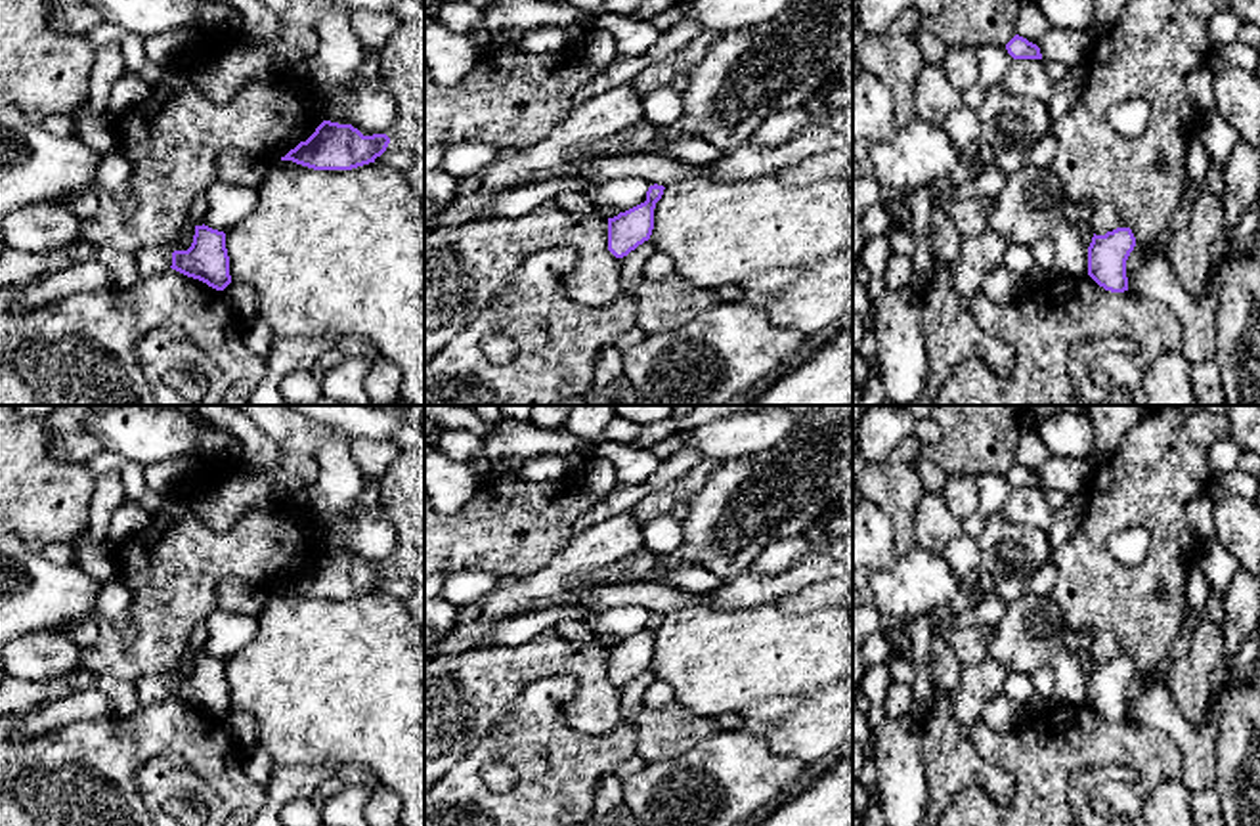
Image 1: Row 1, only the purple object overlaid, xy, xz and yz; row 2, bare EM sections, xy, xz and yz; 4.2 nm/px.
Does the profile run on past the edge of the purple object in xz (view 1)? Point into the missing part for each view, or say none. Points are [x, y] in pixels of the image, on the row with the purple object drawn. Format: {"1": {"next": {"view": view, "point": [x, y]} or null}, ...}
{"1": {"next": null}}

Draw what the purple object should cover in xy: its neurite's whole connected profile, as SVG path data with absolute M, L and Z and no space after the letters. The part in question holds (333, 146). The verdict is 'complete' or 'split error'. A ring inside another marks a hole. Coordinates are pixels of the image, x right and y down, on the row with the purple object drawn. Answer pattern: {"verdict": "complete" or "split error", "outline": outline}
{"verdict": "split error", "outline": "M424 6L413 19L400 21L380 50L377 73L398 107L384 134L363 136L352 124L323 120L281 161L314 170L352 170L375 163L392 140L405 153L424 155Z"}

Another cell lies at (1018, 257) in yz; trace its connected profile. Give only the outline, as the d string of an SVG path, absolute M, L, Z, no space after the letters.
M1010 243L1004 252L1004 266L1019 275L1023 281L1029 281L1038 264L1029 245Z

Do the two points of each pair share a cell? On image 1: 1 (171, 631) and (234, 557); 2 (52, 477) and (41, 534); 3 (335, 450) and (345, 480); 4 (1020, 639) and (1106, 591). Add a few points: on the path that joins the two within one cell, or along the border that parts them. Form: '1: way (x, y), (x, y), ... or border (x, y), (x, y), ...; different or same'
1: way (173, 612), (215, 570); same
2: way (52, 490), (41, 505), (41, 521); same
3: way (335, 457), (337, 473); same
4: border (1048, 597), (1062, 612), (1065, 626); different

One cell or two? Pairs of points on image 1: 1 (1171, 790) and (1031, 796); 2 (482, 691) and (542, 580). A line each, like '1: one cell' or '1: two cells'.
1: two cells
2: two cells

